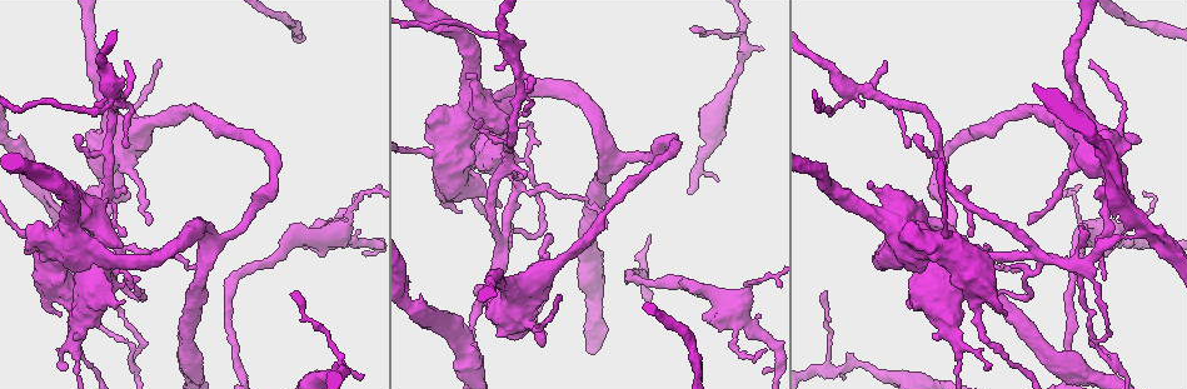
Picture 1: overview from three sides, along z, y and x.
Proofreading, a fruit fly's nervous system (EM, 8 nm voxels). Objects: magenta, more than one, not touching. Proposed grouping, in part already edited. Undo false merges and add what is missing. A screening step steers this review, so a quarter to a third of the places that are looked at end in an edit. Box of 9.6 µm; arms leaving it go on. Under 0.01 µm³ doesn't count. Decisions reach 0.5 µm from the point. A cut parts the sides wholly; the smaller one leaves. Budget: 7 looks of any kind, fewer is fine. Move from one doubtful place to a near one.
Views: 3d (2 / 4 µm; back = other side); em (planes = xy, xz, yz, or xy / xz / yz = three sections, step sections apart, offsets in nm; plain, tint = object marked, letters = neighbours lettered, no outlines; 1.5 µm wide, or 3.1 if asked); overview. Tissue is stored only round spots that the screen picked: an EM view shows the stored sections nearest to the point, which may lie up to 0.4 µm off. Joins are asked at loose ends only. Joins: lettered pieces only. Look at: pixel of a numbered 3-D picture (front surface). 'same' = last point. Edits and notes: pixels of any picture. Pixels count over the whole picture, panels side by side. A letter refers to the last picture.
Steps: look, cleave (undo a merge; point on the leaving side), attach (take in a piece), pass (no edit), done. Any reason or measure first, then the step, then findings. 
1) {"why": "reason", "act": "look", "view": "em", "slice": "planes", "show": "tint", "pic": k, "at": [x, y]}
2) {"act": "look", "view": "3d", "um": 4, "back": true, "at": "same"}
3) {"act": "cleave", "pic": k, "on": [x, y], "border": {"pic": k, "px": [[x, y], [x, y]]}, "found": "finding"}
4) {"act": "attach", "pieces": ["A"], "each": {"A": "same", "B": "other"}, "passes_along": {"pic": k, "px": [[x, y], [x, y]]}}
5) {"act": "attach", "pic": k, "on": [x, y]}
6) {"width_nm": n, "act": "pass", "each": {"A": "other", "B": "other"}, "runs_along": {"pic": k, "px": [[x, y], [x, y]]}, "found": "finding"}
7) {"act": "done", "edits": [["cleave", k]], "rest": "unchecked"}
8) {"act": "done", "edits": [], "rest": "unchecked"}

{"act": "look", "view": "em", "slice": "xy", "step": 8, "show": "tint", "pic": 1, "at": [301, 235]}

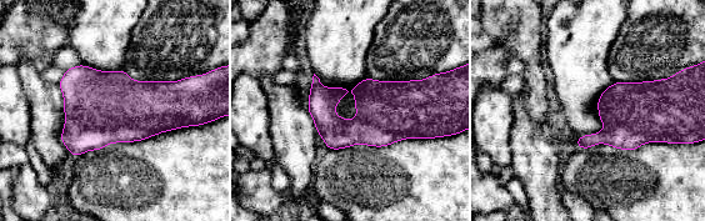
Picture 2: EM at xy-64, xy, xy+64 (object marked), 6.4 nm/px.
{"act": "look", "view": "em", "slice": "planes", "show": "letters", "at": "same"}

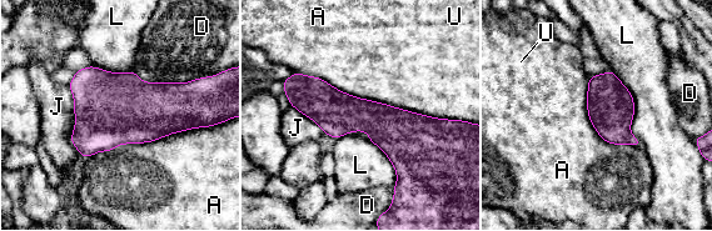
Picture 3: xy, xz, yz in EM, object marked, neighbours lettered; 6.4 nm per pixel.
{"act": "pass", "each": {"A": "other", "D": "other", "J": "other", "L": "other", "U": "other"}, "border": {"pic": 3, "px": [[293, 71], [447, 119]]}, "found": "all the same neuron"}

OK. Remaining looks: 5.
{"why": "looks like a crossing", "act": "look", "view": "3d", "um": 4, "pic": 1, "at": [498, 245]}

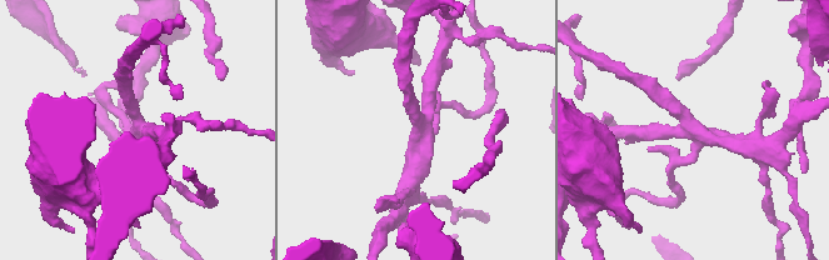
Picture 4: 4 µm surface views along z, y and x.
{"act": "look", "view": "em", "slice": "planes", "show": "letters", "pic": 4, "at": [142, 128]}

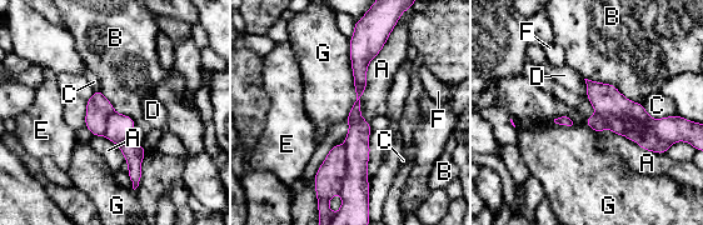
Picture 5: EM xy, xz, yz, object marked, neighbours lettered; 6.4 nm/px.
{"width_nm": 100, "act": "cleave", "pic": 5, "on": [604, 98], "each": {"A": "other", "B": "other", "C": "other", "D": "other", "E": "other", "F": "other", "G": "other"}, "border": {"pic": 5, "px": [[597, 111], [641, 126], [653, 119]]}, "found": "a second neuron is stuck on"}

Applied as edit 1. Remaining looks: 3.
{"why": "sudden change in width", "act": "look", "view": "3d", "um": 2, "pic": 1, "at": [834, 367]}

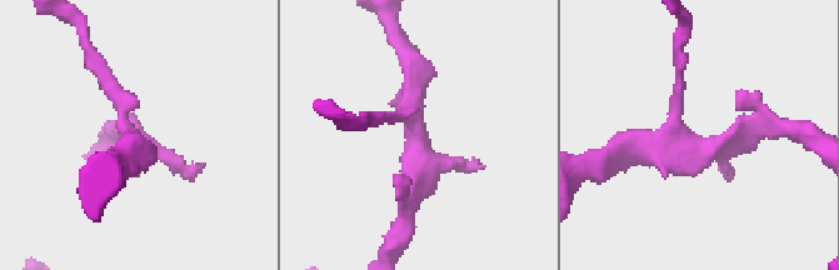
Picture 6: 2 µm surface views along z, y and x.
{"why": "need the tissue", "act": "look", "view": "em", "slice": "xy", "step": 4, "show": "tint", "pic": 6, "at": [694, 144]}

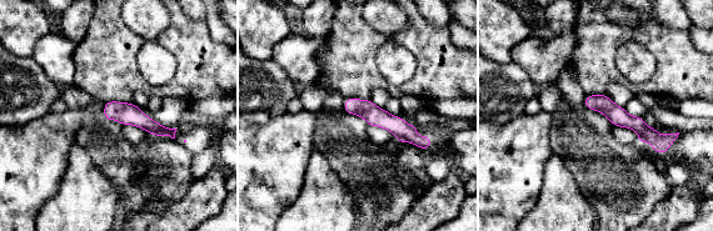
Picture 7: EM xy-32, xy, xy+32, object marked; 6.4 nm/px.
{"why": "another direction", "act": "look", "view": "em", "slice": "yz", "step": 4, "show": "letters", "at": "same"}

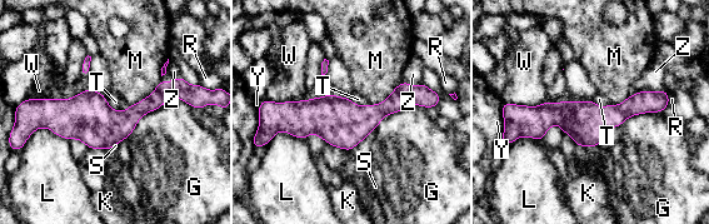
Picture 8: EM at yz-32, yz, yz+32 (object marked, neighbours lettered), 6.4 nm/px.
{"width_nm": 280, "act": "pass", "each": {"G": "other", "K": "other", "L": "other", "M": "other", "R": "other", "S": "other", "T": "other", "W": "other", "Y": "other", "Z": "other"}, "border": {"pic": 8, "px": [[104, 95], [116, 110], [129, 106]]}, "found": "one neuron here"}

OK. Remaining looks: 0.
{"act": "done", "edits": [["cleave", 5]], "rest": "unchecked"}

